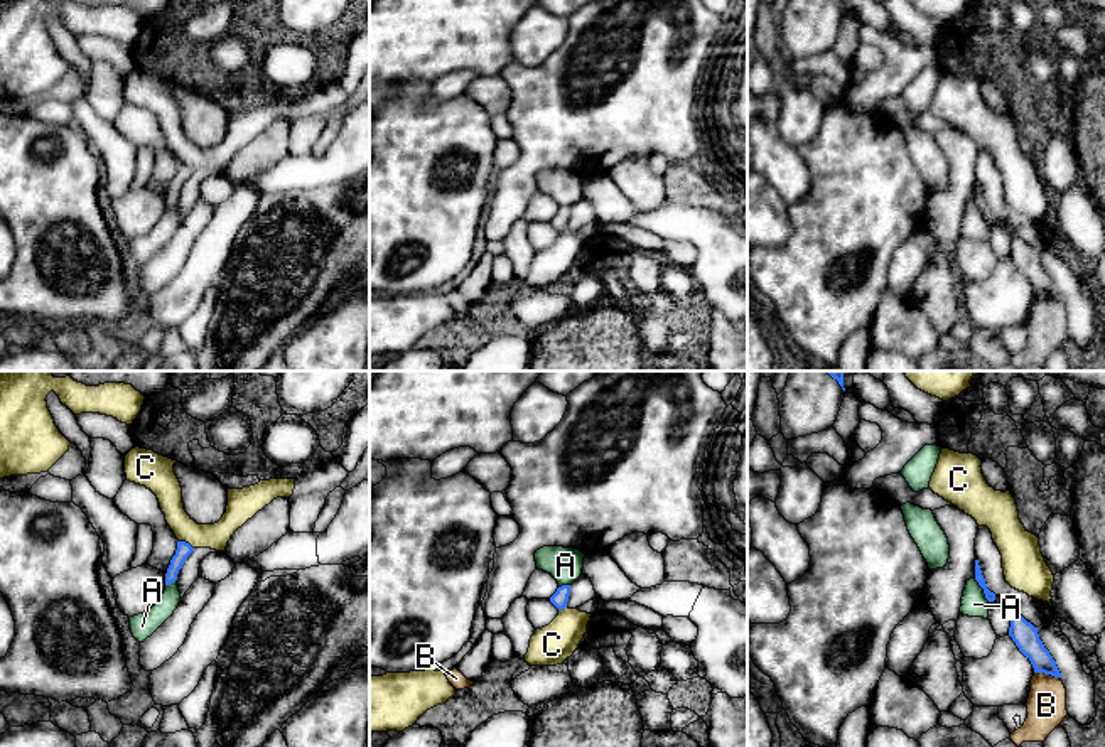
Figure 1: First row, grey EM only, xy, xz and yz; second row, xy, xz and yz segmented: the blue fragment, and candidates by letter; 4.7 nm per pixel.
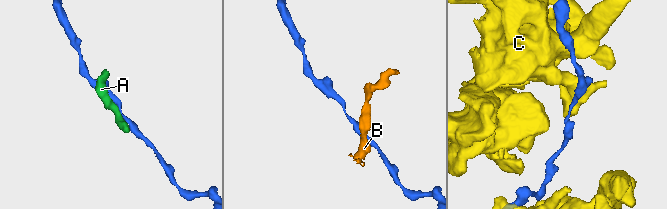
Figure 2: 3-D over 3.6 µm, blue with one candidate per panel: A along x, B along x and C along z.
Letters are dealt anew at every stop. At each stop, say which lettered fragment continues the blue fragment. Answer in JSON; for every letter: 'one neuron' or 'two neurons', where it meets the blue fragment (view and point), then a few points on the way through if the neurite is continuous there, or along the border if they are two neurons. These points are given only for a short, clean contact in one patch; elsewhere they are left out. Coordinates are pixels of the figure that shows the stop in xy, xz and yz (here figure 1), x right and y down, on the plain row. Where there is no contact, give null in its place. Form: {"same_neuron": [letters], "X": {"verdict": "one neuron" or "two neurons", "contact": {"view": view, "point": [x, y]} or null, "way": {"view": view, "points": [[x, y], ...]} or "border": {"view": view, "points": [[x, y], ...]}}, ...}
{"same_neuron": [], "A": {"verdict": "two neurons", "contact": {"view": "yz", "point": [984, 213]}}, "B": {"verdict": "two neurons", "contact": {"view": "yz", "point": [1046, 295]}, "border": {"view": "yz", "points": [[1034, 294], [1058, 300]]}}, "C": {"verdict": "two neurons", "contact": {"view": "xy", "point": [184, 164]}}}

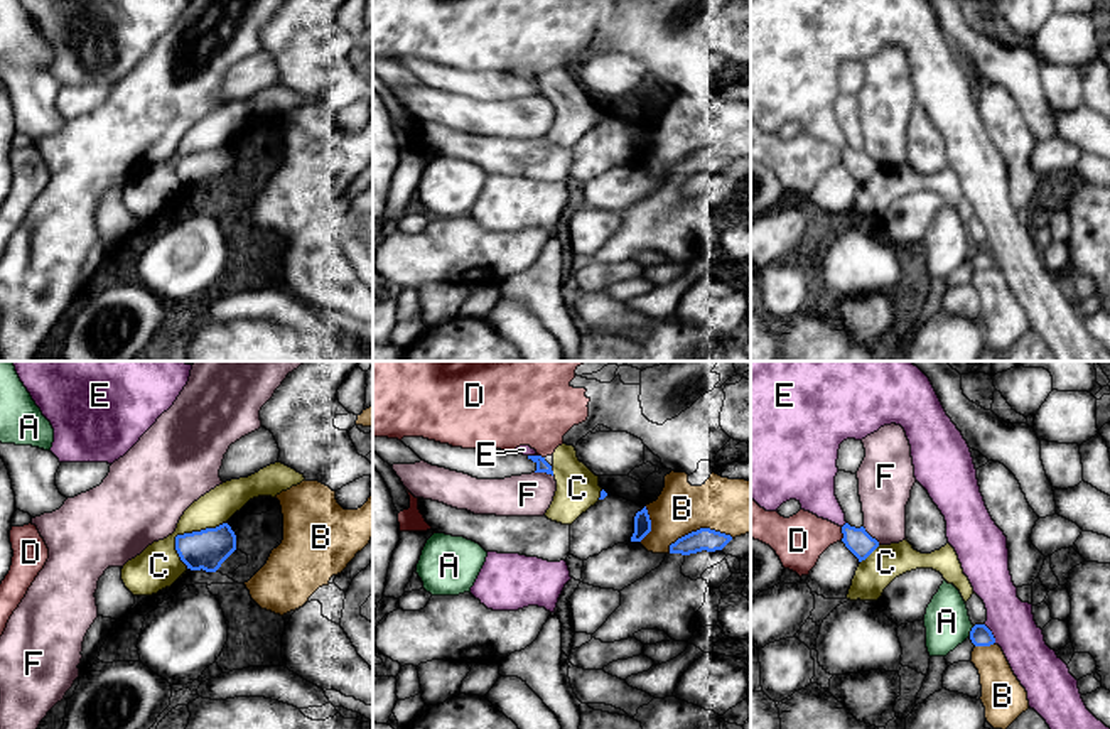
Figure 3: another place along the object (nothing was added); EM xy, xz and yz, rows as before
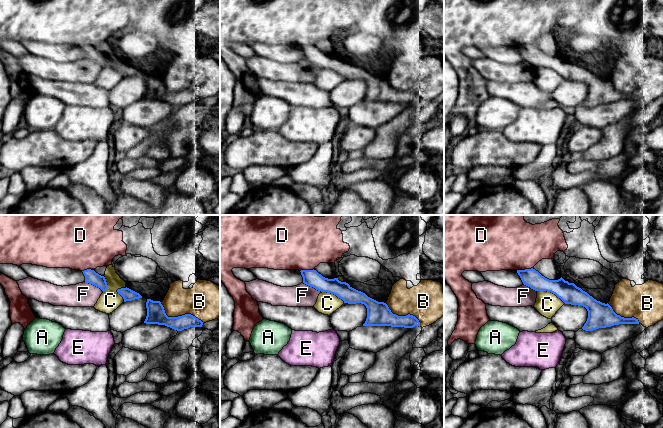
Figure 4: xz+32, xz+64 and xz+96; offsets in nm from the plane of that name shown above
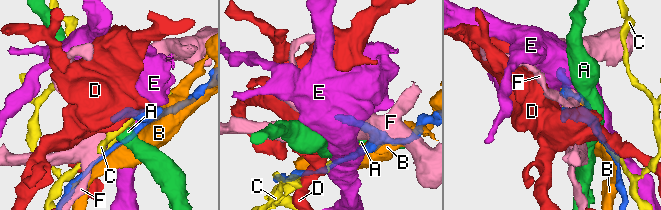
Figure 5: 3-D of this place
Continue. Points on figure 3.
{"same_neuron": [], "A": {"verdict": "two neurons", "contact": {"view": "yz", "point": [970, 253]}, "border": {"view": "yz", "points": [[974, 248], [969, 257]]}}, "B": {"verdict": "two neurons", "contact": {"view": "xz", "point": [697, 152]}}, "C": {"verdict": "two neurons", "contact": {"view": "xy", "point": [186, 156]}}, "D": {"verdict": "two neurons", "contact": {"view": "yz", "point": [842, 154]}}, "E": {"verdict": "two neurons", "contact": {"view": "yz", "point": [991, 255]}}, "F": {"verdict": "two neurons", "contact": {"view": "yz", "point": [869, 157]}, "border": {"view": "yz", "points": [[862, 149], [879, 166]]}}}

